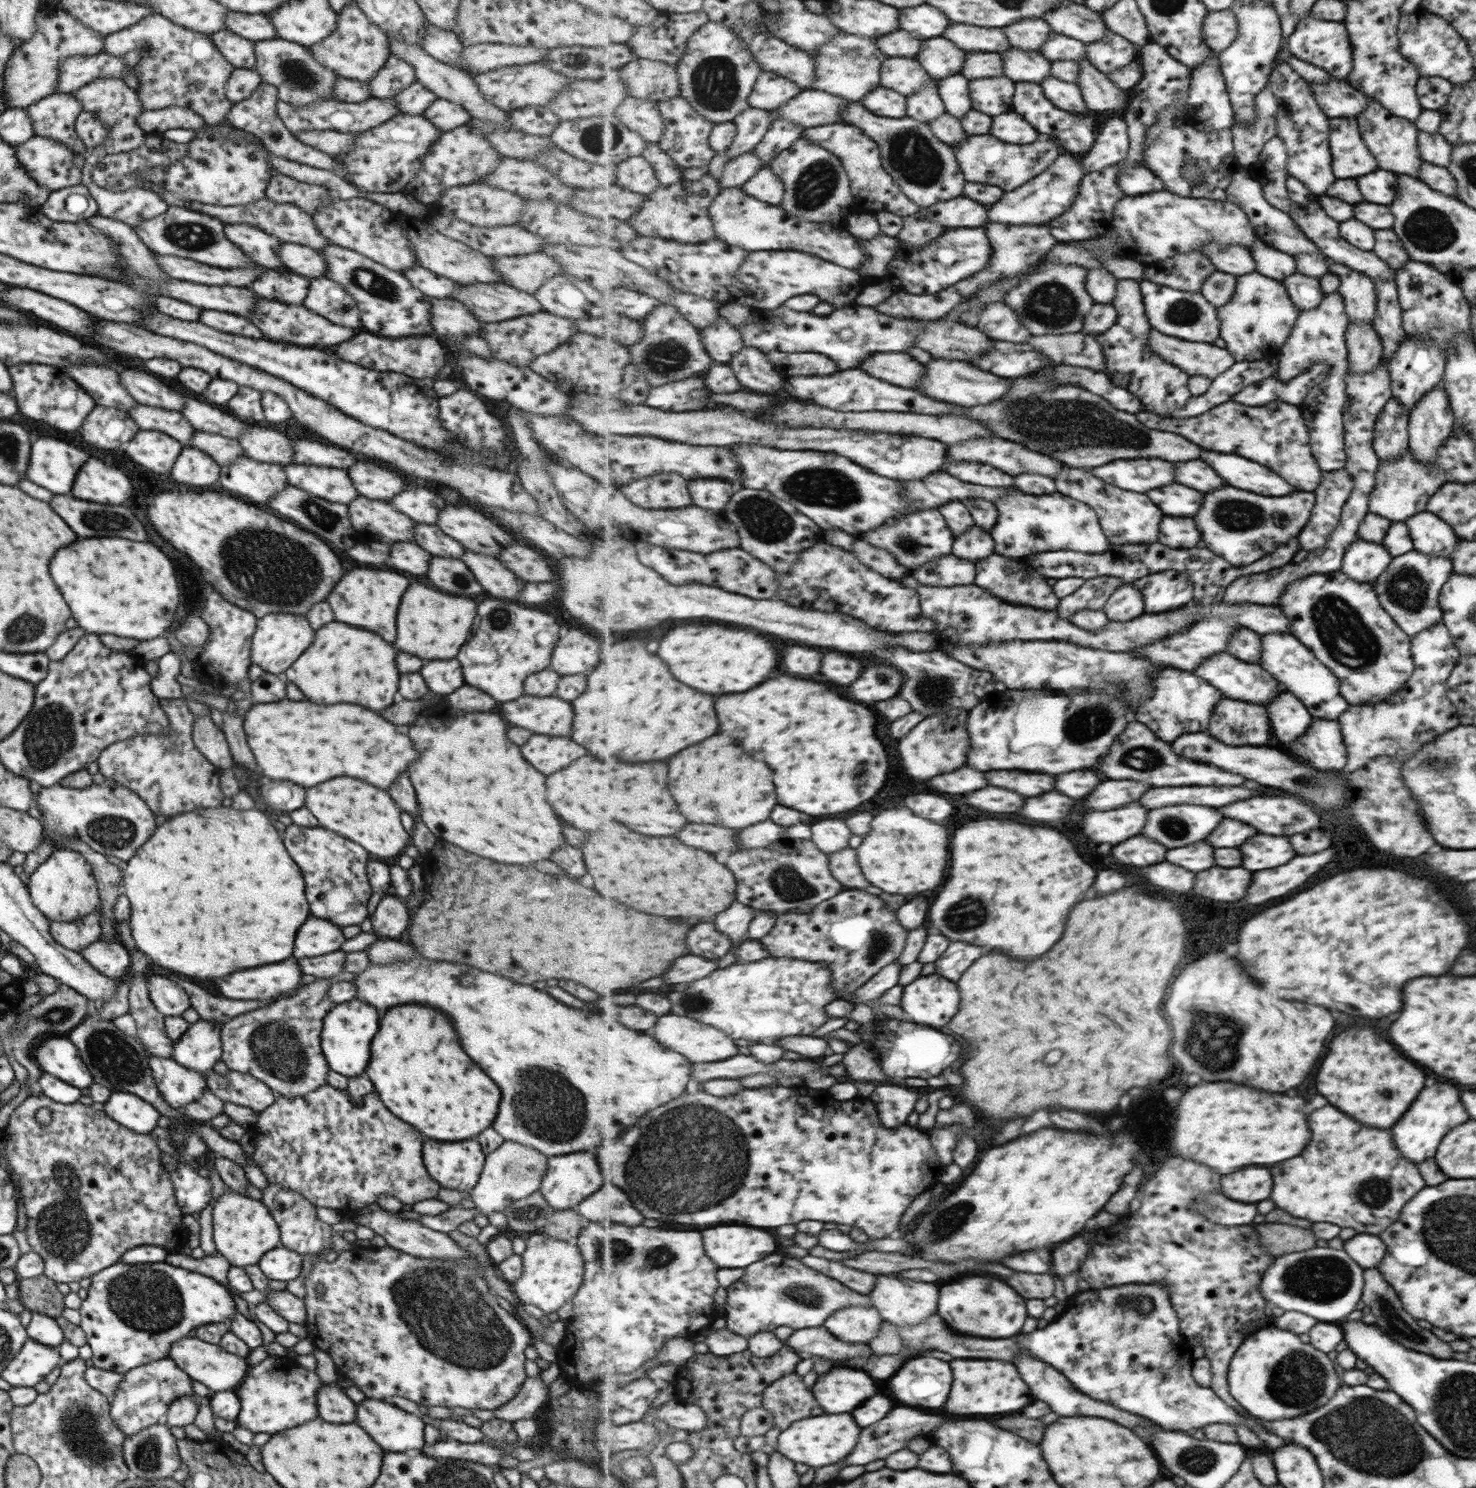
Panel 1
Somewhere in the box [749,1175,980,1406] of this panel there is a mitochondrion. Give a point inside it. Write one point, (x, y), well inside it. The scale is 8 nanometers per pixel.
(932, 1231)

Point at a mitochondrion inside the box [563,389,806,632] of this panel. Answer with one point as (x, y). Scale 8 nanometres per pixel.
(762, 518)

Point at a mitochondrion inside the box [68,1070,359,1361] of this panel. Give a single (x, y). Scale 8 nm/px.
(148, 1301)

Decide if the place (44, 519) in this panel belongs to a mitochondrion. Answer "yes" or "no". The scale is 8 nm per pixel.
no

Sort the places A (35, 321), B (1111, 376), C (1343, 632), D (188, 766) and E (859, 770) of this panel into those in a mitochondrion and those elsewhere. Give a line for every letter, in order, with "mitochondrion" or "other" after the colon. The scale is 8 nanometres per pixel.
A: other
B: other
C: mitochondrion
D: other
E: mitochondrion

